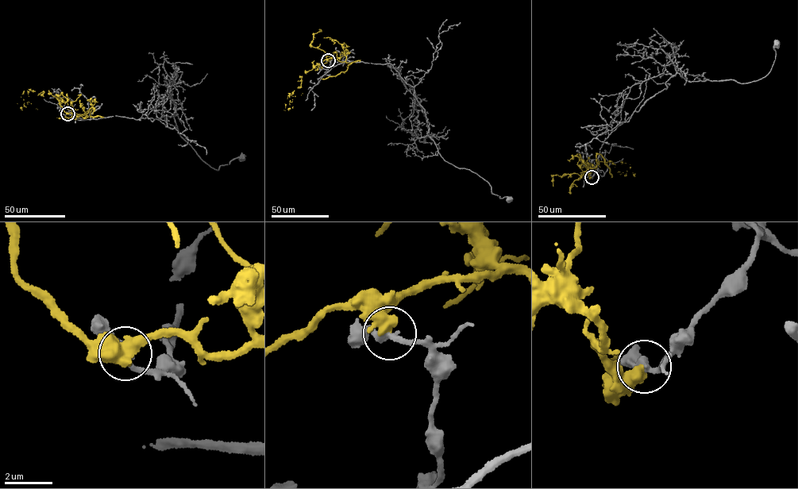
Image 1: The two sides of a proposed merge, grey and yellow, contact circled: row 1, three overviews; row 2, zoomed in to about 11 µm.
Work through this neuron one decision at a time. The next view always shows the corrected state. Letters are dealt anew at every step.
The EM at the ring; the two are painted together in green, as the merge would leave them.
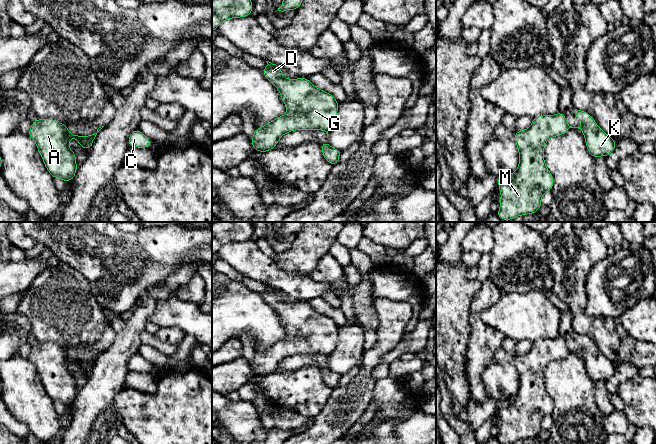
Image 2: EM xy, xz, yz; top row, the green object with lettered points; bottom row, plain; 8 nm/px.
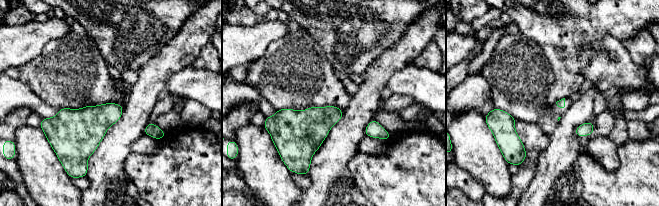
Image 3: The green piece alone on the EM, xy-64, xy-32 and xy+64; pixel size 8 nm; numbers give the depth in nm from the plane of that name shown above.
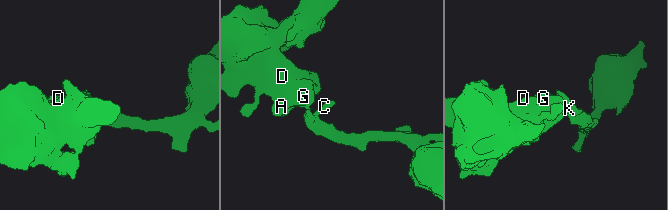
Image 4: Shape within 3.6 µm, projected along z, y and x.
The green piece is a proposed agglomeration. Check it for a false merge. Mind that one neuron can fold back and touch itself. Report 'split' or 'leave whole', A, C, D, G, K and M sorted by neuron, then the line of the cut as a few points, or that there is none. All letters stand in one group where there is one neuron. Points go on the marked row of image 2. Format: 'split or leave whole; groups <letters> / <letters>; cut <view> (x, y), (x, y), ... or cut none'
split; groups A D G M / C K; cut xy (102, 126), (99, 129)

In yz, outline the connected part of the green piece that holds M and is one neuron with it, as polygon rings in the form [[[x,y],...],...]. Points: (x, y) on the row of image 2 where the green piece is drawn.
[[[558,112],[554,116],[543,115],[533,118],[528,129],[516,131],[514,140],[519,150],[518,169],[513,174],[502,174],[497,183],[501,193],[497,216],[502,220],[515,219],[520,215],[537,213],[545,192],[552,191],[554,178],[544,161],[544,146],[549,138],[565,134],[570,126],[565,115]]]

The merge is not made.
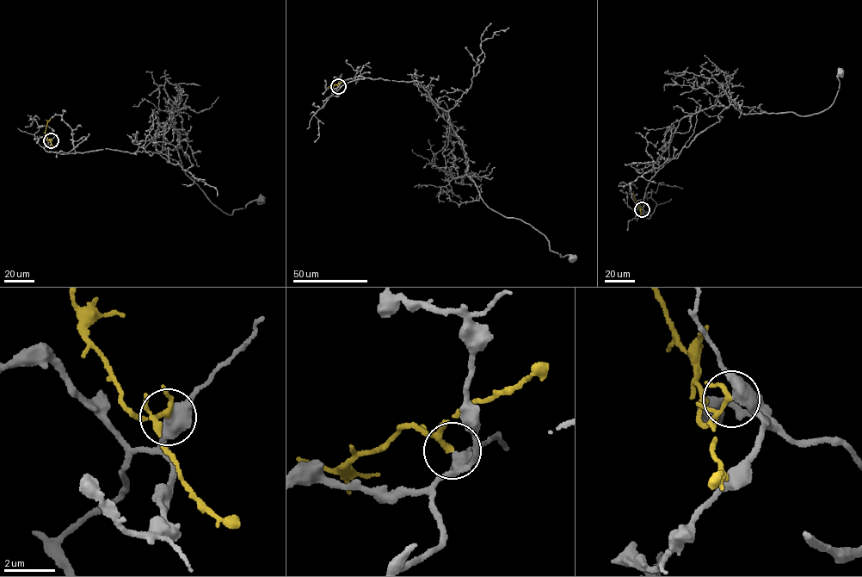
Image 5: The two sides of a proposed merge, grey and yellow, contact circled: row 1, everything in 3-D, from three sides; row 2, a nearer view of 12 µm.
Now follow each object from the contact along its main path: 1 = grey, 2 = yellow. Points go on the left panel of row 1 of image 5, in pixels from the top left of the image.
1: (51, 140), (46, 151), (67, 154), (158, 153), (175, 150), (178, 139), (182, 169), (223, 211), (260, 199)
2: (51, 140), (45, 133), (51, 118)

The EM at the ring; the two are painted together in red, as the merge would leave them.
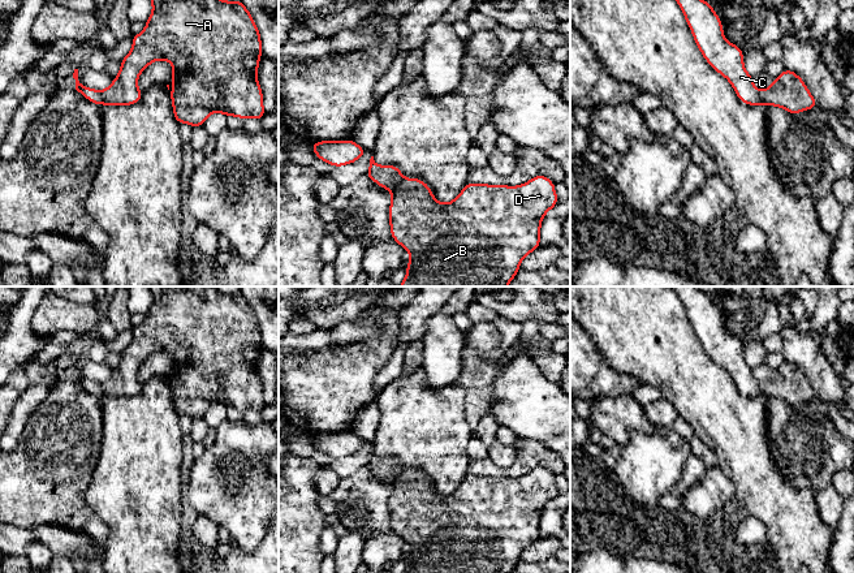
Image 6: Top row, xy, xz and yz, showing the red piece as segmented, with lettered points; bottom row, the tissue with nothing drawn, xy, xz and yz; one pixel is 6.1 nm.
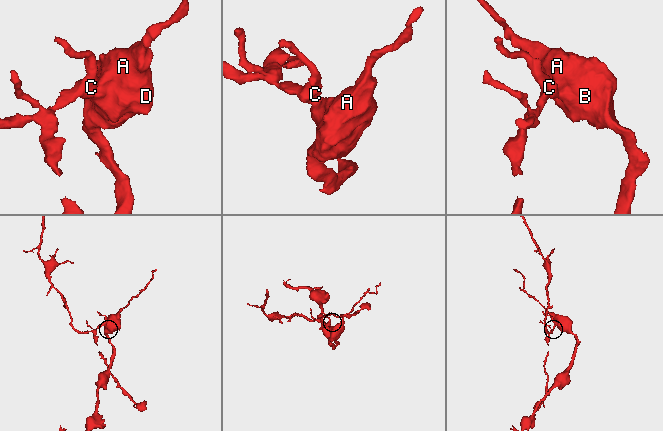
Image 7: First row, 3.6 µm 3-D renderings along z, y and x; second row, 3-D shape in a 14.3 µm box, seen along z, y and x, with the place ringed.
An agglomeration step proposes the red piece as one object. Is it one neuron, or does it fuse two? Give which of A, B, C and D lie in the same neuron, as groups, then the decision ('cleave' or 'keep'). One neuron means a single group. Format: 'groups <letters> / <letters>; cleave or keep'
groups A B D / C; cleave

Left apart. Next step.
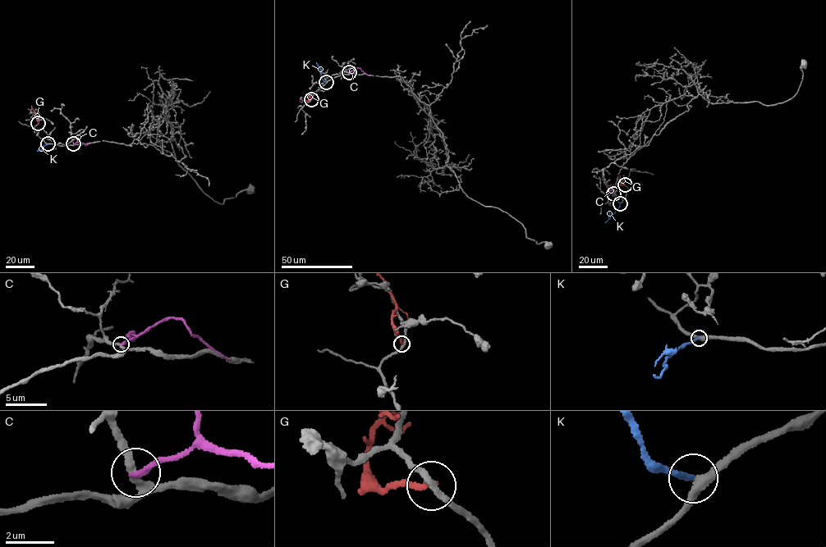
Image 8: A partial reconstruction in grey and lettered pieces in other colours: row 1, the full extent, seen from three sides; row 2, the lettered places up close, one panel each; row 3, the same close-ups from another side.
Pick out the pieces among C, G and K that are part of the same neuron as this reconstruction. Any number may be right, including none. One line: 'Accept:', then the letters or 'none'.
Accept: K

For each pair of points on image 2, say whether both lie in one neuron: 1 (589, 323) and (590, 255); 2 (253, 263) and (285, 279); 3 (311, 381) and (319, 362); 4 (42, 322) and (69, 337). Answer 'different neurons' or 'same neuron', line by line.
1: same neuron
2: same neuron
3: different neurons
4: same neuron

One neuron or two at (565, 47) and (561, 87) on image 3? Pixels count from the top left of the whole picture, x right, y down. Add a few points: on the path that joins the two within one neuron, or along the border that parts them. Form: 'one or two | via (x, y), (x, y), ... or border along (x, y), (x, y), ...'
one | via (565, 57), (565, 77)

